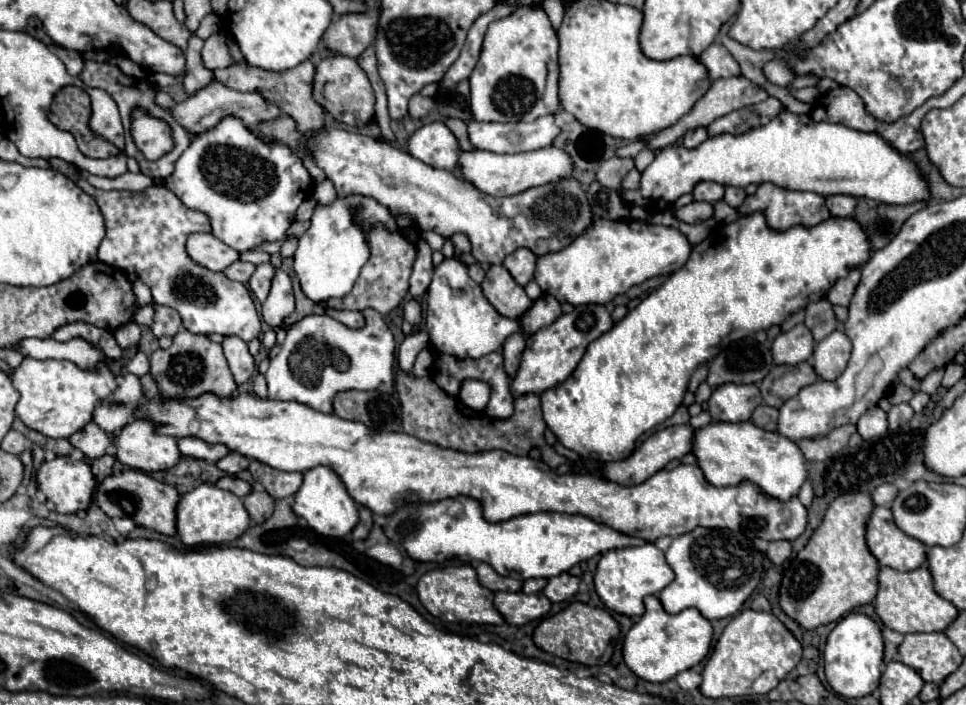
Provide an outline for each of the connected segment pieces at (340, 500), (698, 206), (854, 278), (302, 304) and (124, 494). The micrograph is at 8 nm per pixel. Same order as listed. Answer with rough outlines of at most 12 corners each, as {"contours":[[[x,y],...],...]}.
{"contours":[[[329,466],[305,472],[293,512],[315,532],[343,538],[357,502]],[[691,202],[675,208],[675,218],[687,224],[713,216],[709,202]],[[859,270],[835,282],[827,300],[837,306],[849,306],[855,294]],[[297,278],[293,290],[297,308],[285,318],[285,328],[309,314],[323,314],[325,310],[313,300],[305,298]],[[139,470],[107,476],[97,504],[165,536],[177,532],[175,486]]]}

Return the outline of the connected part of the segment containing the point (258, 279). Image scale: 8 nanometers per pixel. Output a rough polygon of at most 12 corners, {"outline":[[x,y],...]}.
{"outline":[[259,264],[249,288],[265,302],[273,276],[273,264]]}

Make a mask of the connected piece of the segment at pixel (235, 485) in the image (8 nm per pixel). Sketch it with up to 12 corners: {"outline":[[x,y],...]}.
{"outline":[[225,476],[217,486],[245,498],[251,492],[251,484]]}

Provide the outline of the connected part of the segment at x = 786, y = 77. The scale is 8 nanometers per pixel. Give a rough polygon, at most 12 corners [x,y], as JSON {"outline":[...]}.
{"outline":[[777,60],[765,64],[769,82],[777,86],[791,86],[793,74],[789,66]]}

